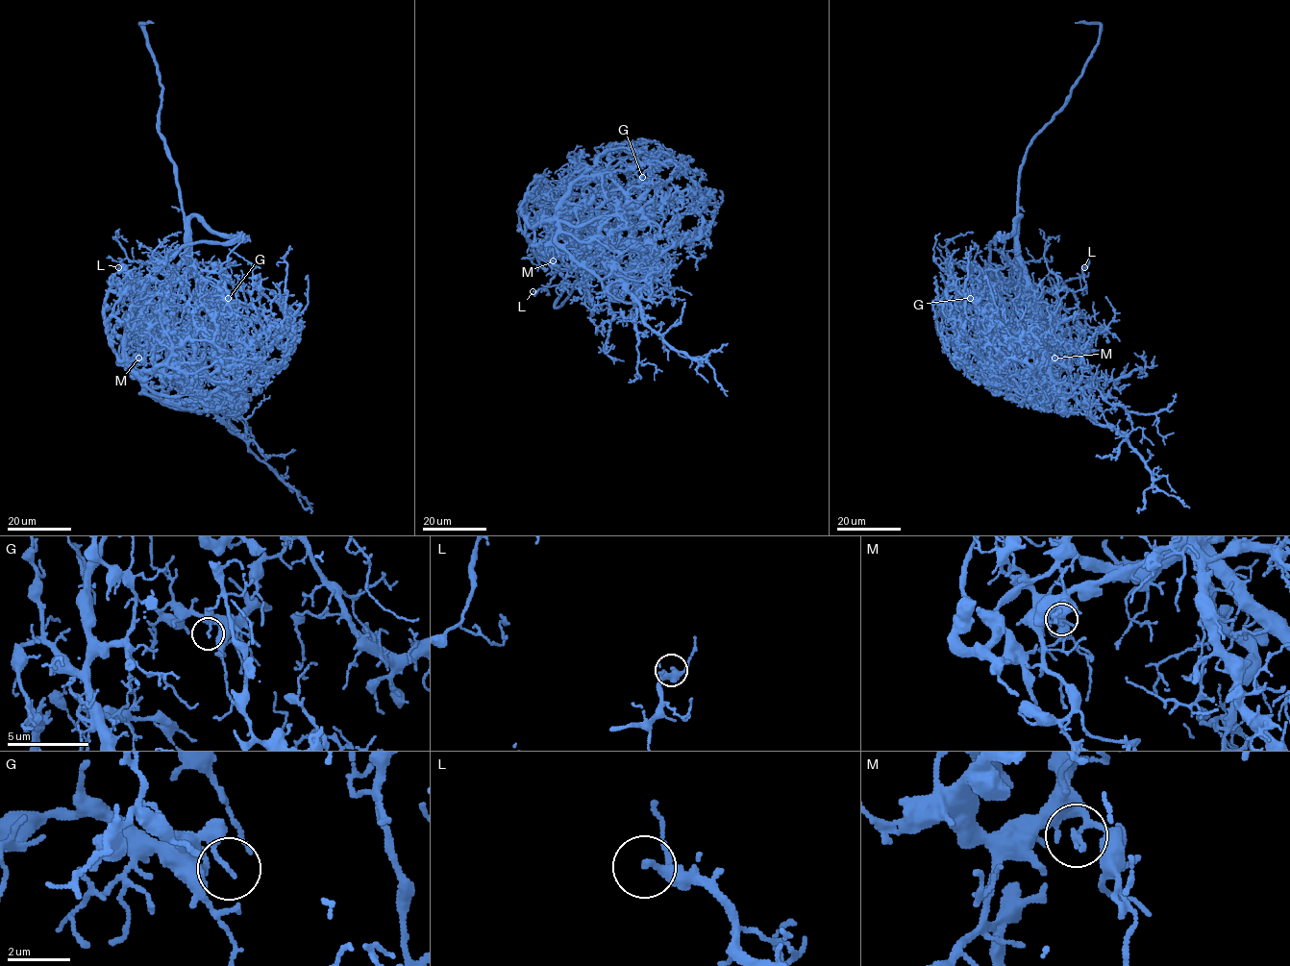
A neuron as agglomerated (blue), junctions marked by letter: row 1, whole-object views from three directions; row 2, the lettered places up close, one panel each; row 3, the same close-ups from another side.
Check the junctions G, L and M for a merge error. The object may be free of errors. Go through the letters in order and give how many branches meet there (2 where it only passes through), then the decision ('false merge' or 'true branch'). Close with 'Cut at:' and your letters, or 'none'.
G: 1 | true branch
L: 1 | true branch
M: 1 | false merge
Cut at: M

